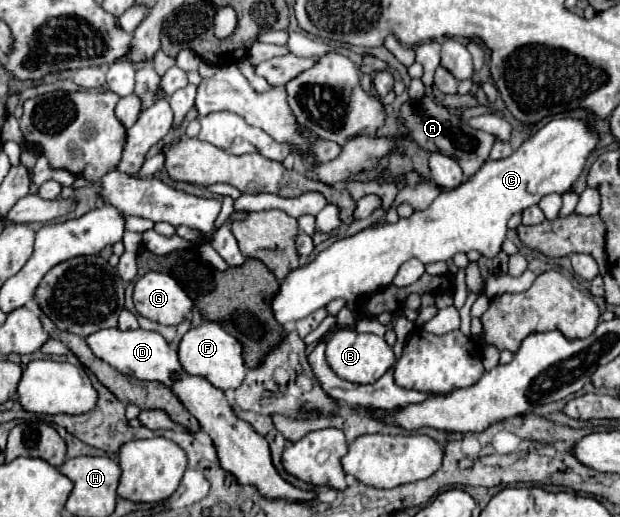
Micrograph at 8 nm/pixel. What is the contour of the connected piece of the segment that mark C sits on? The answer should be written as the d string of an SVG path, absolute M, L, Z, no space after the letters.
M553 119L547 125L543 125L535 135L531 135L527 141L521 143L513 155L499 161L487 161L467 183L461 183L459 187L451 191L441 191L437 199L423 211L415 211L409 219L399 219L397 223L385 223L385 225L373 225L367 227L351 237L335 241L331 247L321 251L311 263L297 267L287 273L283 279L279 291L275 293L271 301L273 317L279 325L285 325L289 321L299 321L313 311L325 307L333 299L345 299L346 302L355 301L360 297L370 296L373 291L379 291L381 287L387 287L401 263L405 263L409 257L417 257L423 263L437 263L447 261L455 253L467 253L471 249L479 251L483 257L493 259L501 251L501 243L505 241L507 233L507 221L515 215L525 211L531 205L537 205L541 197L549 193L565 193L571 189L571 185L577 181L585 167L585 159L595 149L599 141L597 131L591 131L583 119Z

